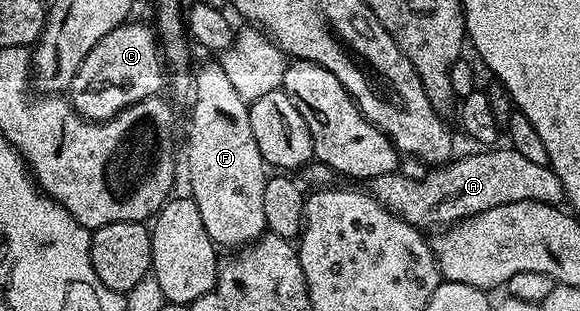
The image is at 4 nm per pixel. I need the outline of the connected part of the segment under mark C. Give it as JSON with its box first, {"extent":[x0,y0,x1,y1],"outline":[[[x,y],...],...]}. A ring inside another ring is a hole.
{"extent":[67,21,167,121],"outline":[[[126,21],[111,29],[79,65],[67,98],[84,119],[100,121],[115,117],[123,109],[158,94],[167,83],[167,67],[154,28],[145,23]]]}

